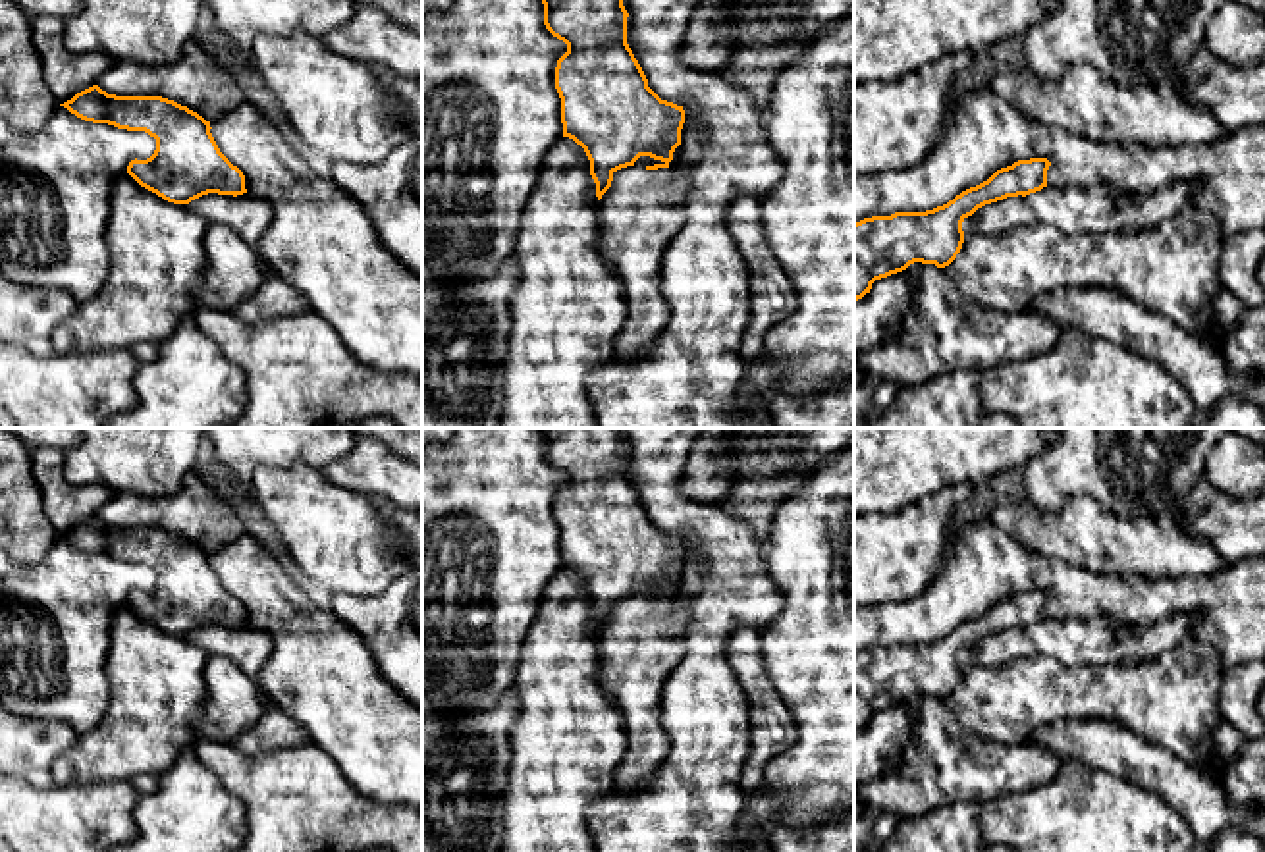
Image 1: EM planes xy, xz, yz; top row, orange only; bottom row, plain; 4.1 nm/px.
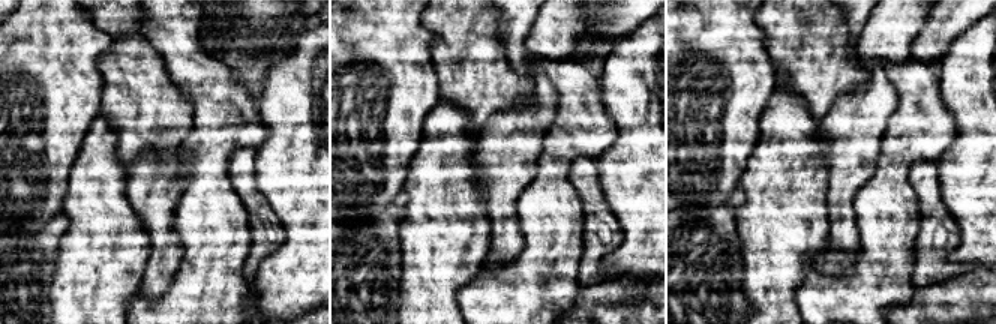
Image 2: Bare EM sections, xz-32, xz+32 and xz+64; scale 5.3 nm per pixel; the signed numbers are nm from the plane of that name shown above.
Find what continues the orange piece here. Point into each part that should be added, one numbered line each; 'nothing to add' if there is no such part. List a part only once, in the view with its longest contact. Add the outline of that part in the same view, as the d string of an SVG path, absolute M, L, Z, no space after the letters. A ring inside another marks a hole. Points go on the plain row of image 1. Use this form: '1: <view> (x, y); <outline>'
nothing to add

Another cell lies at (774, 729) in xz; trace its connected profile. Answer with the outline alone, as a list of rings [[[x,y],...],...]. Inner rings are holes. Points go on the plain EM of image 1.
[[[737,628],[727,640],[725,655],[746,692],[756,746],[754,756],[744,763],[740,785],[748,796],[762,794],[766,781],[764,765],[793,746],[796,725],[766,675],[758,628]]]

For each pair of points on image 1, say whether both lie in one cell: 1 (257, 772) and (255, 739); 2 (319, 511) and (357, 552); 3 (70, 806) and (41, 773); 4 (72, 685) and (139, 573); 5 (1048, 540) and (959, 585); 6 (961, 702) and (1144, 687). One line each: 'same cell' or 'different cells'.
1: different cells
2: same cell
3: different cells
4: same cell
5: different cells
6: same cell

